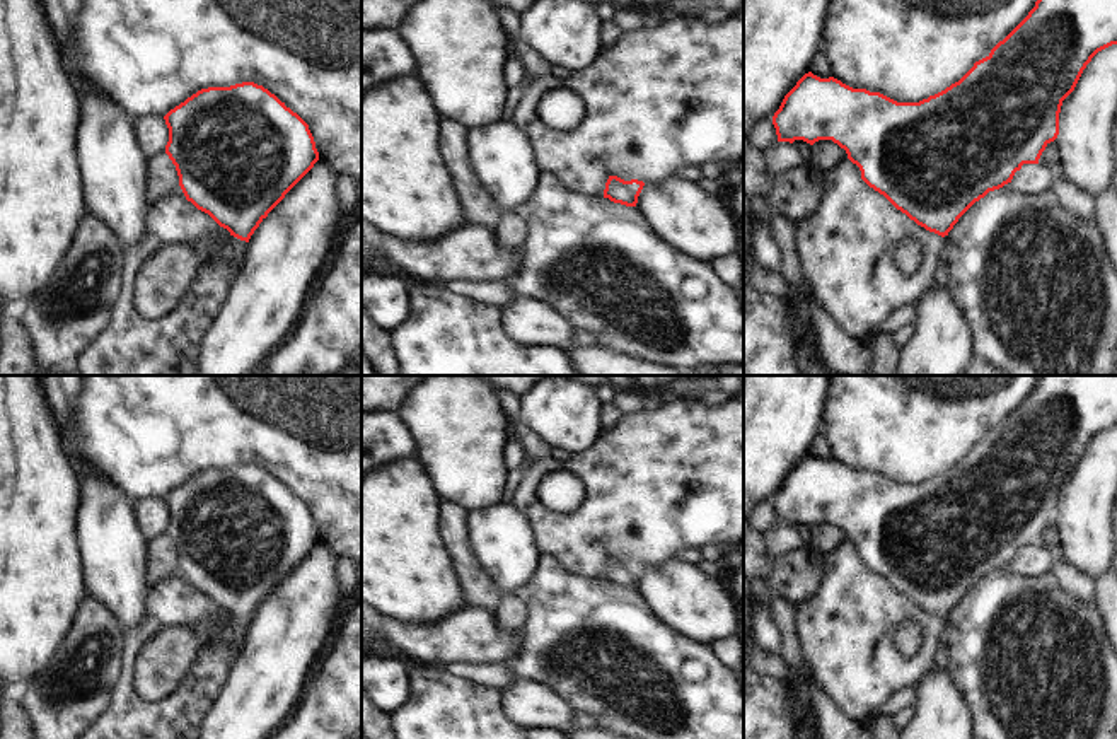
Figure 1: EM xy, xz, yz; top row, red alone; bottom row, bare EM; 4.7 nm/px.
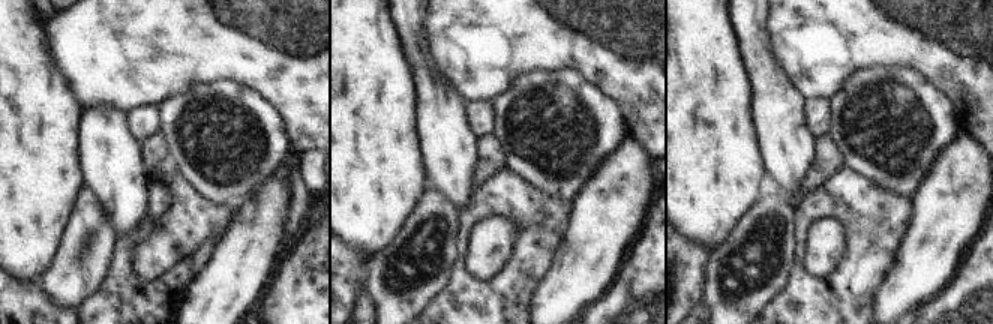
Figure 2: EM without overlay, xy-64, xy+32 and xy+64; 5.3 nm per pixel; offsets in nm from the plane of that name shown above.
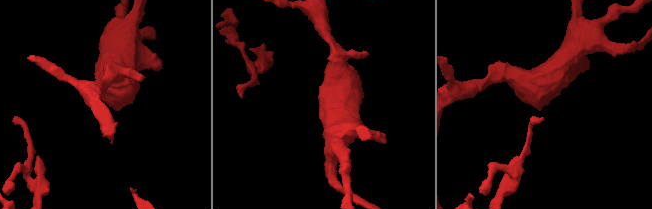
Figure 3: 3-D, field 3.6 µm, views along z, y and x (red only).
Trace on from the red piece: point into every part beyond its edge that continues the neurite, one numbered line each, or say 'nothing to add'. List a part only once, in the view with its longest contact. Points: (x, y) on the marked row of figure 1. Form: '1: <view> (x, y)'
1: xy (237, 246)

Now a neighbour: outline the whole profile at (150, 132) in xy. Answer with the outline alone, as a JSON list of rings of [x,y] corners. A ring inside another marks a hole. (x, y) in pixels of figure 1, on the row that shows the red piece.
[[[143,116],[133,121],[138,148],[150,160],[165,150],[169,142],[169,128],[162,116]]]

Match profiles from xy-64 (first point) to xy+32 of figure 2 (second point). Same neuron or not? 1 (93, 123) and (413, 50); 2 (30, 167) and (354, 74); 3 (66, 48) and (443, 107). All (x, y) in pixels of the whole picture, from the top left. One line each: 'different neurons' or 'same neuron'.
1: same neuron
2: same neuron
3: different neurons

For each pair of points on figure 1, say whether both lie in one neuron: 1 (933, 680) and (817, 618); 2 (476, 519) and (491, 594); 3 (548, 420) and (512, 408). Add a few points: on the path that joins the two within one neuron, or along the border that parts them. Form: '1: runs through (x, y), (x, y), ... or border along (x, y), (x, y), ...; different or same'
1: border along (931, 666), (916, 686); different
2: border along (469, 540), (469, 550), (480, 569), (502, 596); different
3: border along (520, 398), (517, 420); different

